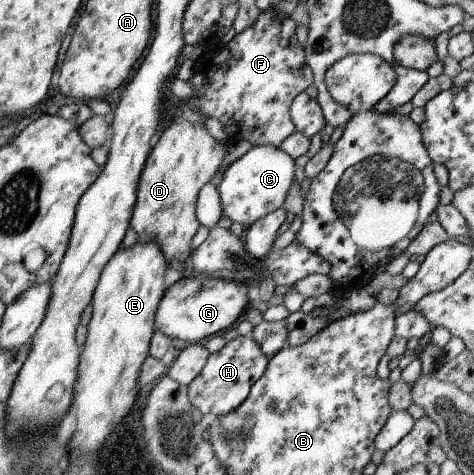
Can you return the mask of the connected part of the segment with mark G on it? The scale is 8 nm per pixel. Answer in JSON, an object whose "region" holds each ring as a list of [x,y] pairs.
{"region":[[[205,276],[184,277],[165,291],[154,318],[154,328],[173,340],[184,340],[189,345],[223,334],[241,321],[250,305],[247,292],[252,285],[247,283]]]}

